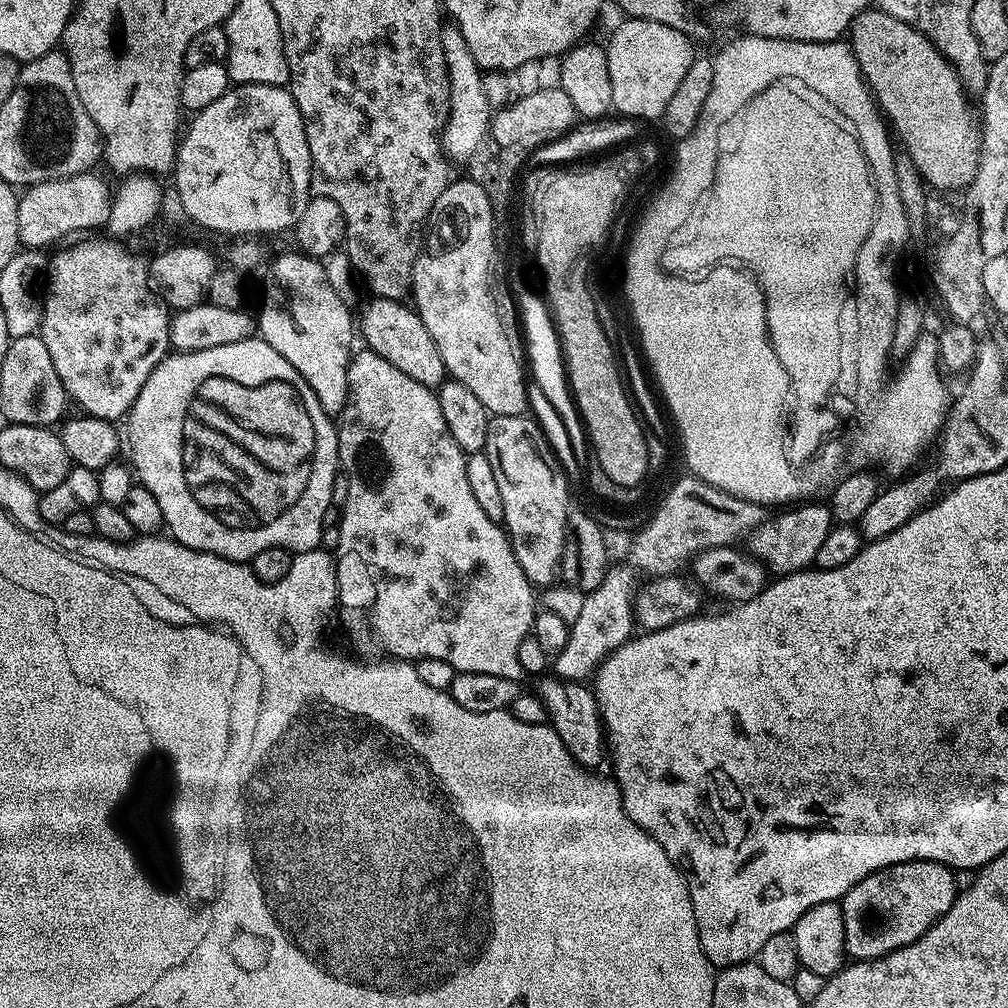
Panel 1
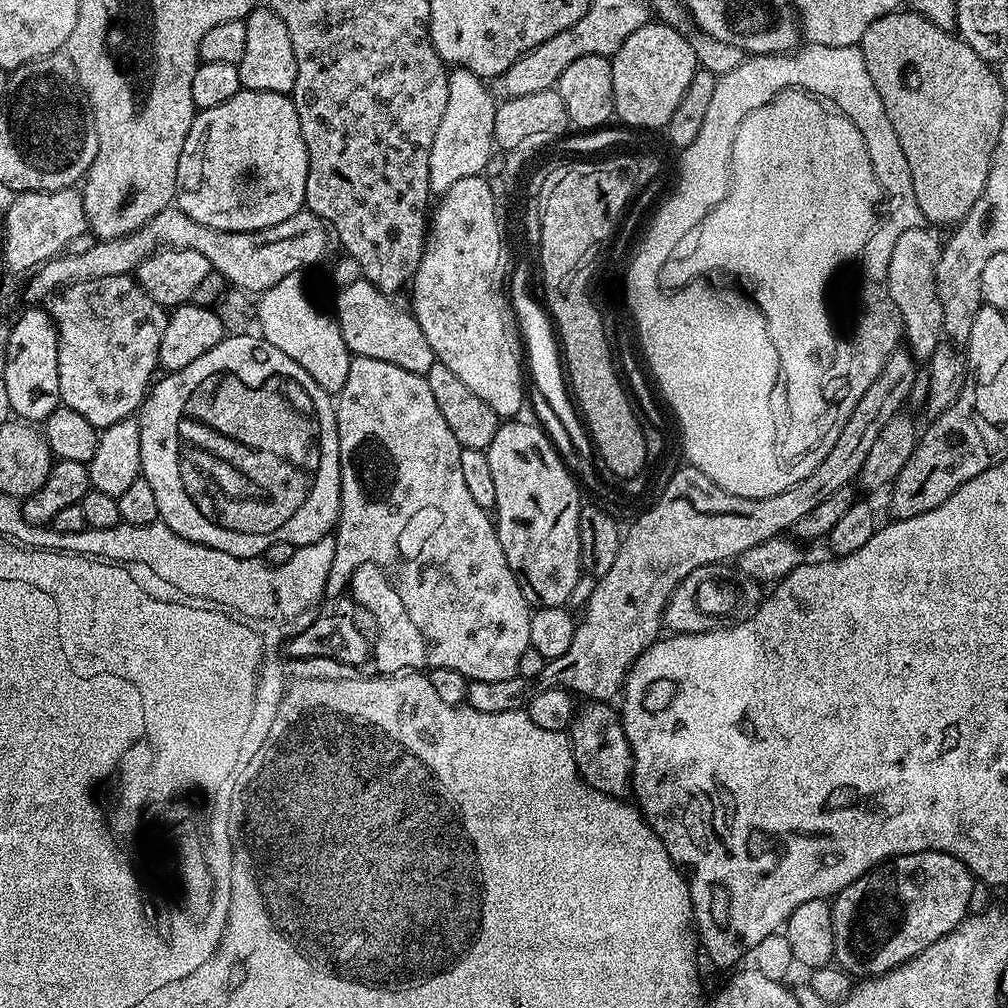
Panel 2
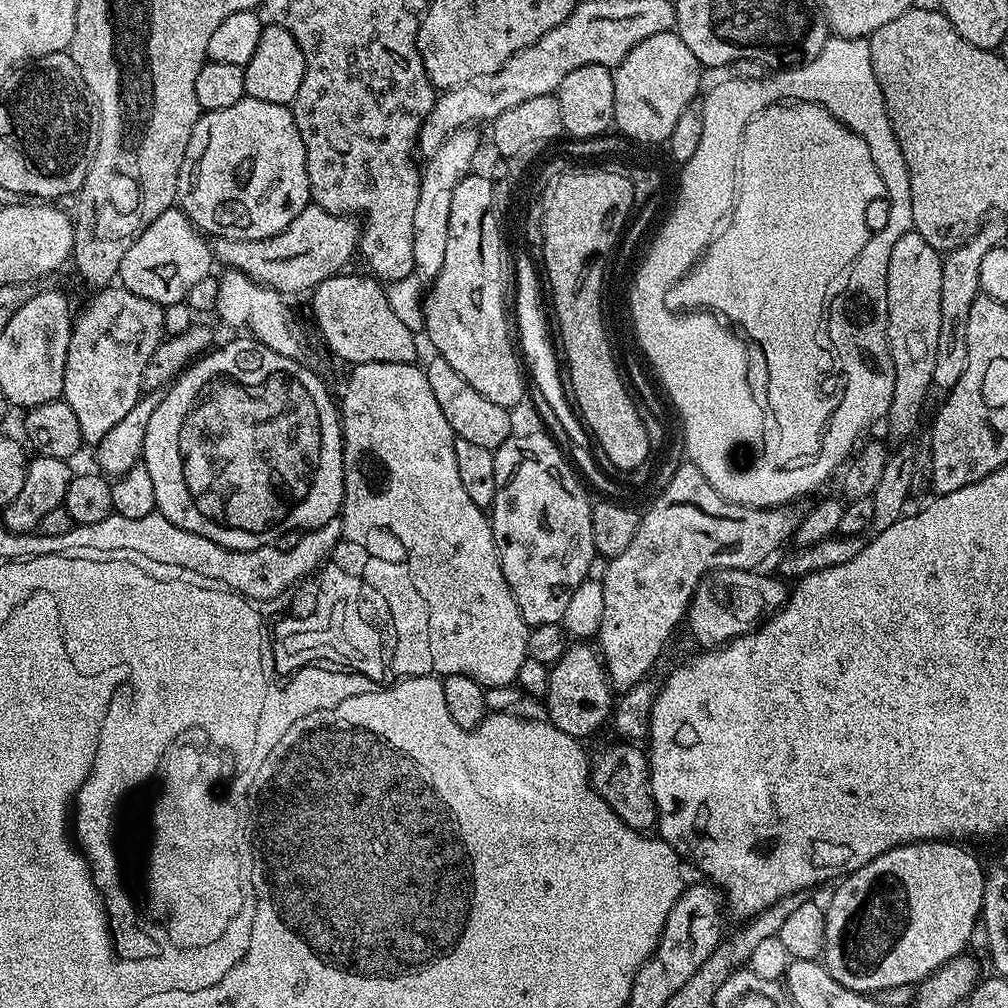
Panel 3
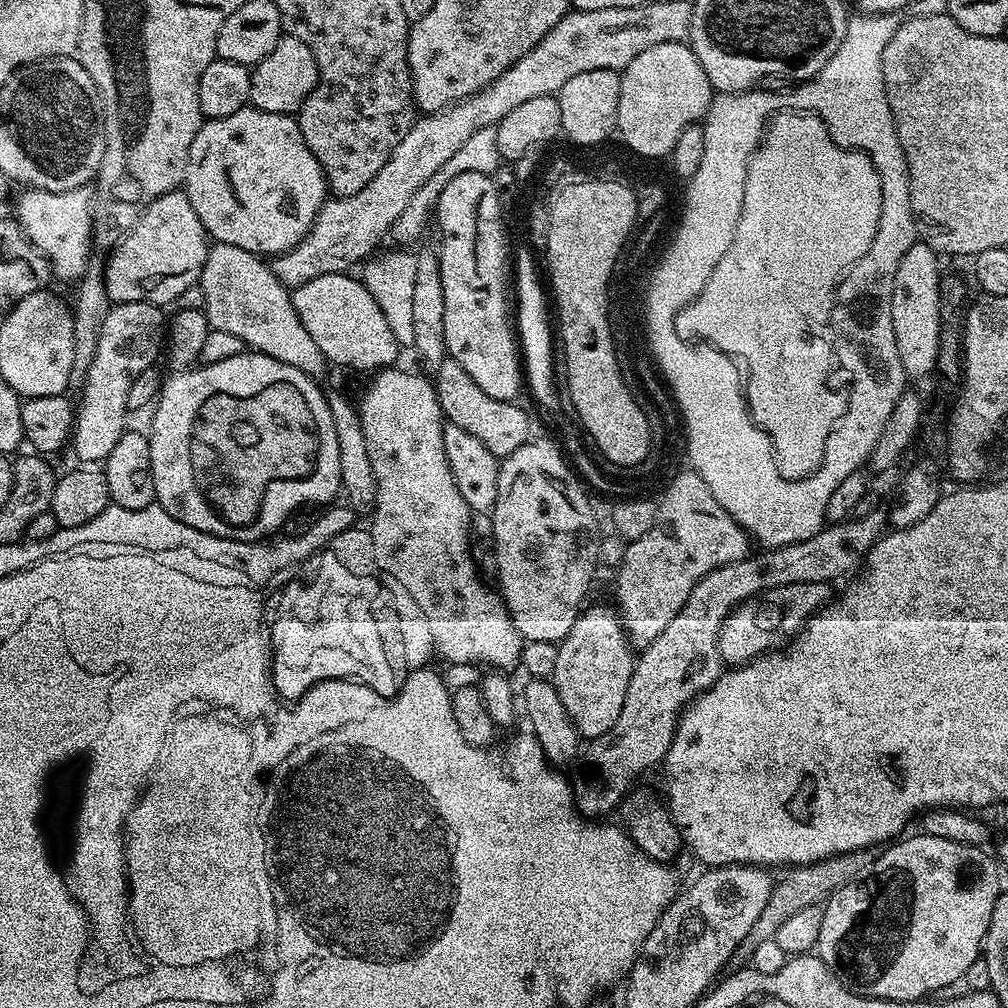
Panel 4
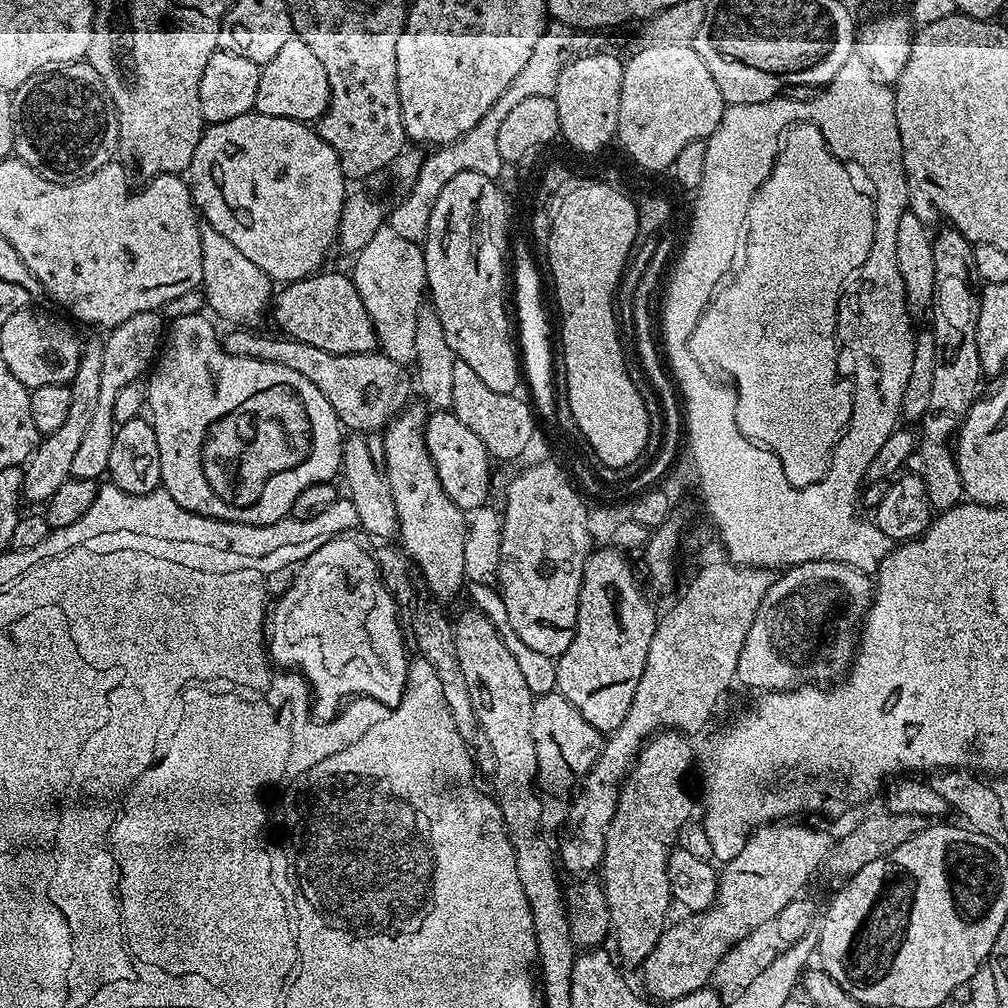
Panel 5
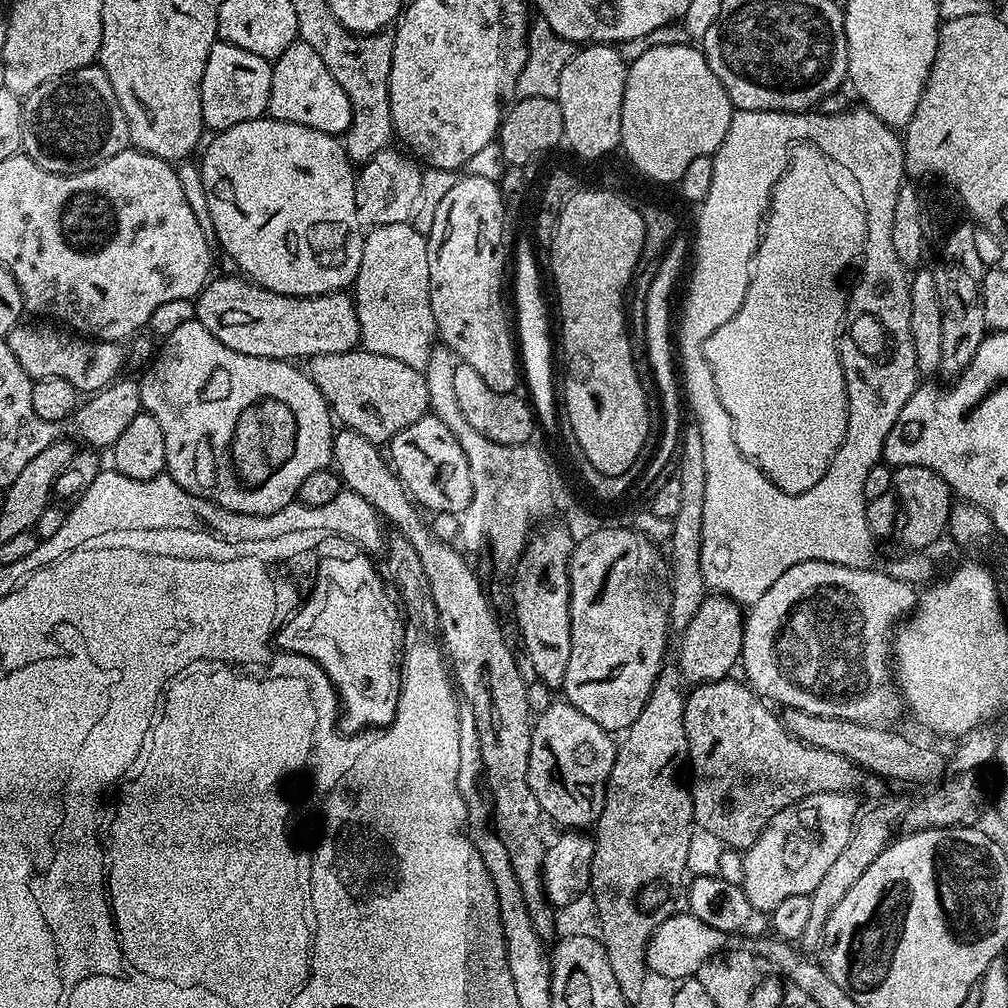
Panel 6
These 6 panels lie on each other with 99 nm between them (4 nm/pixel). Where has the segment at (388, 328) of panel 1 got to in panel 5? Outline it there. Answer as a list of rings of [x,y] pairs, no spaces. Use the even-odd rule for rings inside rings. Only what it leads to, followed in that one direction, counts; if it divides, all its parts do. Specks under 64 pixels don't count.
[[[321,270],[304,280],[293,280],[279,289],[274,300],[276,324],[285,337],[318,346],[331,354],[375,353],[378,345],[375,326],[362,304],[351,275]]]

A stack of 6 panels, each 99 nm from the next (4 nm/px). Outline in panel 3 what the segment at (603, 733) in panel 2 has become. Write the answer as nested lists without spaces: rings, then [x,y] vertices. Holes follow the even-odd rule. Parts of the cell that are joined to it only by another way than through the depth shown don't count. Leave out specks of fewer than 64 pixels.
[[[616,742],[601,752],[592,752],[590,756],[590,779],[592,789],[610,806],[626,826],[647,833],[657,827],[656,807],[650,790],[648,777],[648,758],[643,747],[632,742]]]

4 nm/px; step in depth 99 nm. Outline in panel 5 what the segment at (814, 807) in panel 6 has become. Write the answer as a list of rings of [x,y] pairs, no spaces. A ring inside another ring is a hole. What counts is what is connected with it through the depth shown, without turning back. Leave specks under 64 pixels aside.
[[[785,818],[779,822],[773,822],[770,824],[765,824],[764,827],[756,829],[755,832],[749,836],[746,846],[742,846],[742,850],[738,850],[738,854],[734,857],[733,860],[727,861],[719,869],[718,872],[718,899],[715,904],[712,904],[704,912],[693,912],[691,914],[685,915],[685,920],[680,920],[677,924],[669,923],[665,927],[661,936],[657,940],[657,944],[649,952],[649,956],[646,957],[642,963],[642,969],[644,969],[644,984],[648,987],[647,995],[649,997],[655,998],[657,1001],[663,1002],[666,1000],[677,1000],[682,998],[686,994],[690,994],[694,990],[705,987],[713,979],[713,973],[717,971],[719,962],[721,958],[730,950],[731,947],[734,947],[740,939],[746,938],[748,934],[756,926],[761,925],[767,919],[774,919],[776,915],[786,907],[786,902],[797,899],[801,895],[800,892],[803,890],[804,886],[807,884],[808,879],[811,878],[815,872],[818,872],[818,869],[823,865],[825,858],[828,857],[829,851],[834,843],[833,837],[828,837],[826,833],[823,832],[820,828],[811,828],[808,824],[796,824],[795,819]]]

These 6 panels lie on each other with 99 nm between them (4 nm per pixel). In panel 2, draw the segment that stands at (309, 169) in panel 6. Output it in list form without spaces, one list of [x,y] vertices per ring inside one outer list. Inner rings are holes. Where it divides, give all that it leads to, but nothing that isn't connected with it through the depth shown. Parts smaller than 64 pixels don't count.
[[[241,90],[234,98],[222,102],[222,106],[210,106],[197,111],[190,126],[190,134],[186,134],[186,142],[182,146],[182,154],[178,158],[178,178],[176,179],[175,207],[182,209],[194,222],[202,222],[202,226],[214,226],[218,230],[231,232],[253,232],[266,226],[278,226],[278,222],[286,222],[296,212],[305,207],[306,174],[308,173],[308,151],[302,138],[302,126],[298,122],[298,110],[294,110],[291,95],[282,92],[259,92],[258,90]]]

